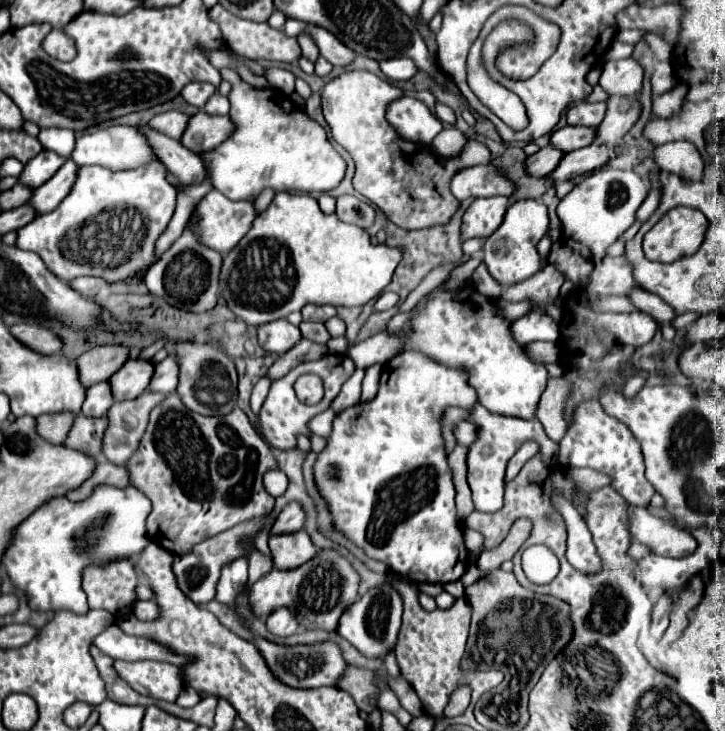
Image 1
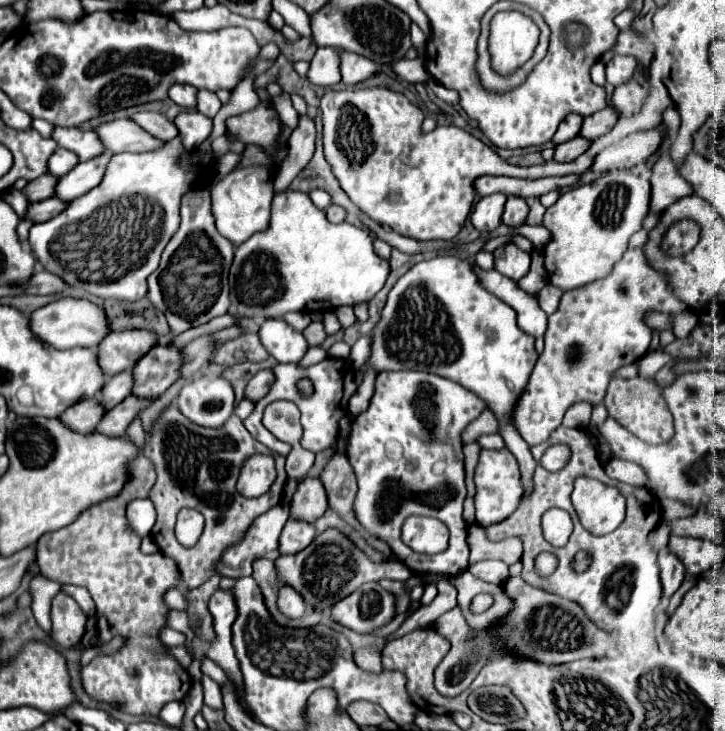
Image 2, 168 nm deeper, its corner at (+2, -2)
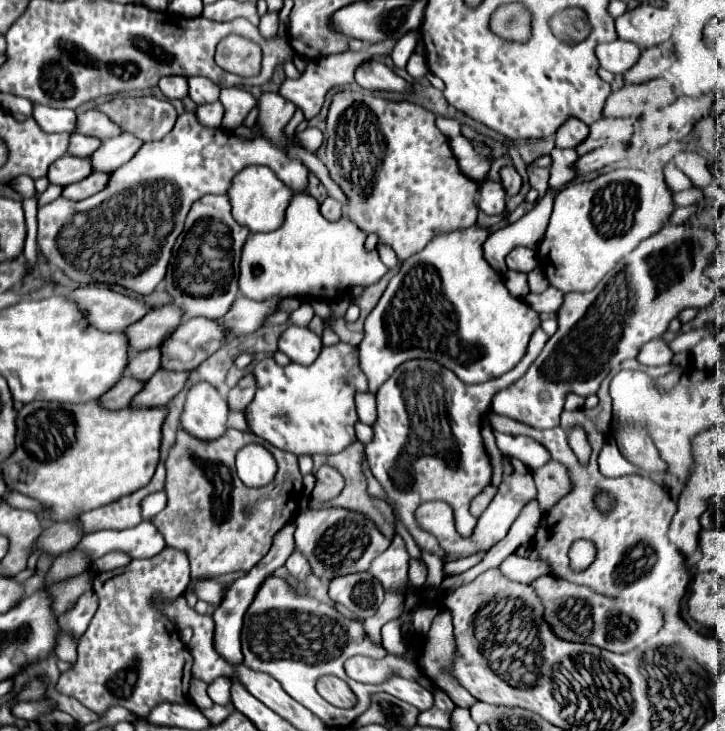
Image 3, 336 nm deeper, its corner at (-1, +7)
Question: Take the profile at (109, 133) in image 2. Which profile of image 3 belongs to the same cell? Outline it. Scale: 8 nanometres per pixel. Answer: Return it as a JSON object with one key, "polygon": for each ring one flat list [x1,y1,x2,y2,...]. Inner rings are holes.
{"polygon":[[84,111,84,113,78,113,76,117,74,133,82,133,82,135,90,135,106,141,110,137,120,135,122,131,118,127,112,127,112,123,108,123,108,119,104,119,98,111]]}

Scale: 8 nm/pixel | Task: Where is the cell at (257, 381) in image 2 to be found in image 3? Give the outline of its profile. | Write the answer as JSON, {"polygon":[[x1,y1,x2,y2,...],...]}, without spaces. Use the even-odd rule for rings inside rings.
{"polygon":[[246,375,244,379,240,379,240,383,230,389,228,393,228,409,230,411,244,411,248,407,248,403,252,401,252,395,256,391,256,381,252,379,252,375]]}

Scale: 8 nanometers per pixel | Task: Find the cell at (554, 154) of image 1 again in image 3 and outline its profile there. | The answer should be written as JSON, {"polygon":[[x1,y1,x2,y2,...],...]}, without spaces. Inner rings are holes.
{"polygon":[[602,117,590,125,590,135,580,147,576,147,578,155,586,155,602,145,612,143,628,143,636,133,636,119,632,117]]}

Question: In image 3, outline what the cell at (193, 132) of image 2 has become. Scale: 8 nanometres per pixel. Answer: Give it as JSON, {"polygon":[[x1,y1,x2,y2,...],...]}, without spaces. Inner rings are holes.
{"polygon":[[220,101,210,103,210,105,200,105,196,109,196,115,198,115,200,123,204,123,206,127,220,127,222,117,224,117,224,107]]}

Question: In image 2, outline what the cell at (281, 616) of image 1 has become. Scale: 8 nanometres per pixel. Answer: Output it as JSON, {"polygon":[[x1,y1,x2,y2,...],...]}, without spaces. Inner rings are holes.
{"polygon":[[281,588,279,590,279,598,277,598,277,606,279,612,287,618,301,618,305,612,305,602,301,600,301,596,297,596,297,592,293,592,291,588]]}

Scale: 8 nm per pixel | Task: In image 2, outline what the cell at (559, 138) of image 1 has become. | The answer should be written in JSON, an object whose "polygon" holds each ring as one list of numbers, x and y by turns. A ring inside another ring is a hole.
{"polygon":[[607,106,605,110,599,110,593,116,587,116,583,120,579,136,585,138,585,140,589,140,589,142,597,140,599,136,607,134,615,126,615,122,617,122,617,114,615,114,615,110,611,106]]}

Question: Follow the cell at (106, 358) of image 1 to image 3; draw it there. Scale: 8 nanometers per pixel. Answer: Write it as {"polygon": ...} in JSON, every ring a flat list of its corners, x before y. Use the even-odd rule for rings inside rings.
{"polygon":[[168,303,162,307,152,309,144,319,134,323,126,329,128,343,132,347,132,353,160,347,180,325,182,321,182,309,176,303]]}

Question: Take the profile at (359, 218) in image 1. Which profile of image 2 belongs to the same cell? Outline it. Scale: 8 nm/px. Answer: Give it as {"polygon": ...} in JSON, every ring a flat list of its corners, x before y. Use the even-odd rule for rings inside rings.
{"polygon":[[333,204,333,206,329,206,329,208,327,208,327,218,329,218,331,222,335,222,335,224,345,222,345,218,347,218,347,210,345,210,343,206]]}

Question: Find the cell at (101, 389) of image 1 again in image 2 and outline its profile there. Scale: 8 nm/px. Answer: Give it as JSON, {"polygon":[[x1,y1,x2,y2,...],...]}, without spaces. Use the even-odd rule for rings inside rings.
{"polygon":[[121,372,117,376,111,376,105,380,103,388,101,388,101,406,105,410,113,408,115,404,119,404,121,400,125,400,131,394,131,372]]}

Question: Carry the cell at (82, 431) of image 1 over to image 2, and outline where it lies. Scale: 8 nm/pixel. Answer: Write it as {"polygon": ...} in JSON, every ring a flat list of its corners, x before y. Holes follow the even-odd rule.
{"polygon":[[129,396,127,400,123,400,121,404,117,404,115,408,111,408,103,414,95,432,105,434,105,436,123,436,125,428,133,420,133,416,137,416,137,412,145,410,147,404,149,404,147,400,141,400,137,396]]}

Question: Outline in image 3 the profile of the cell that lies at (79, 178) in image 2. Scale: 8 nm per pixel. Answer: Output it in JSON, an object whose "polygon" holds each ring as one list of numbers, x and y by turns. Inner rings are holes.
{"polygon":[[122,133,118,137,112,137,112,139,104,141,102,147,90,157,92,167,96,167,96,171,110,171,112,173,118,167,122,167,124,163,128,163,138,153,140,147,142,147,142,143,134,135]]}

